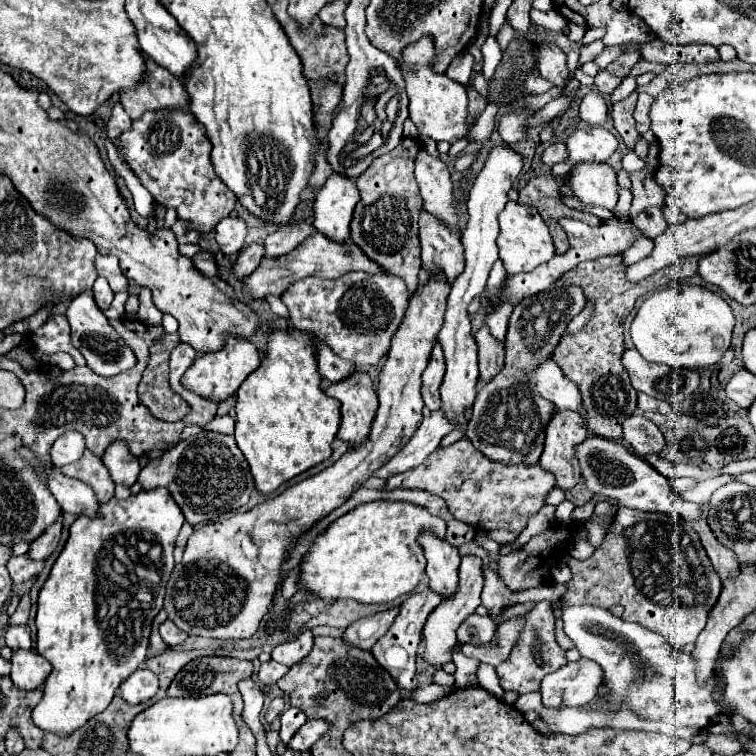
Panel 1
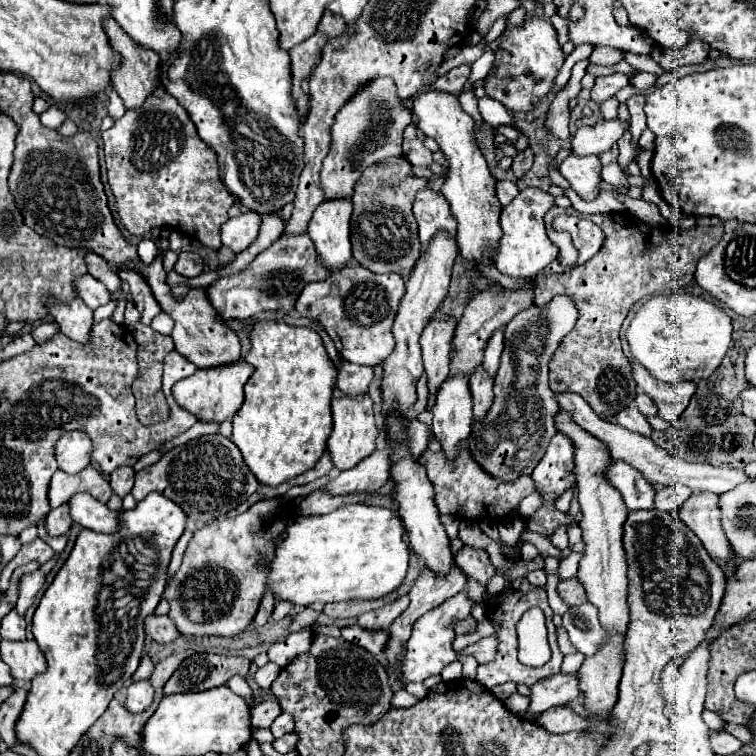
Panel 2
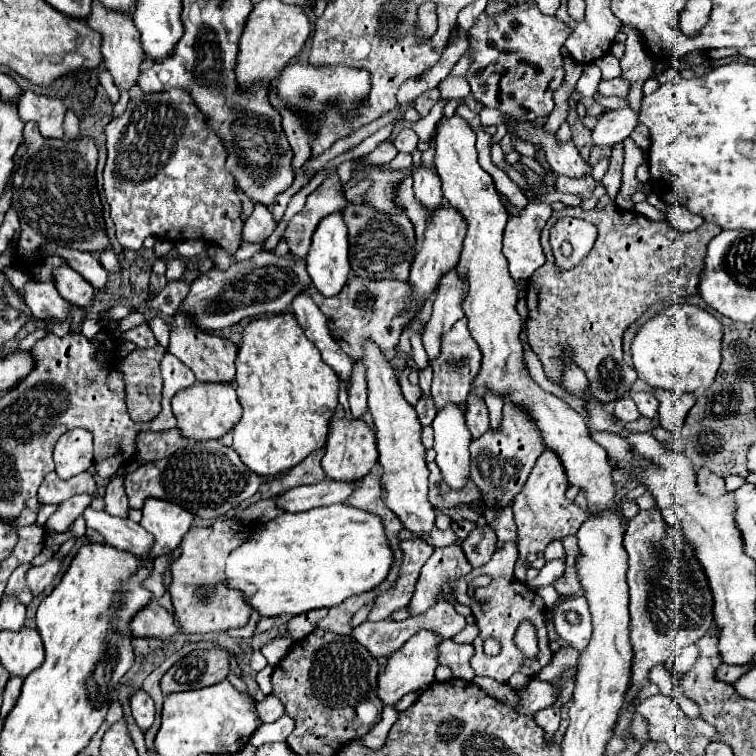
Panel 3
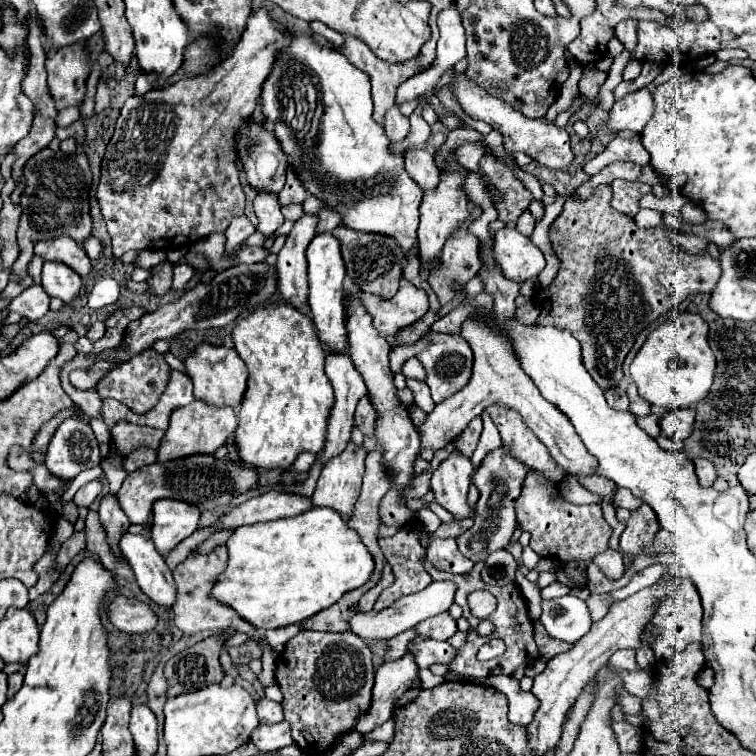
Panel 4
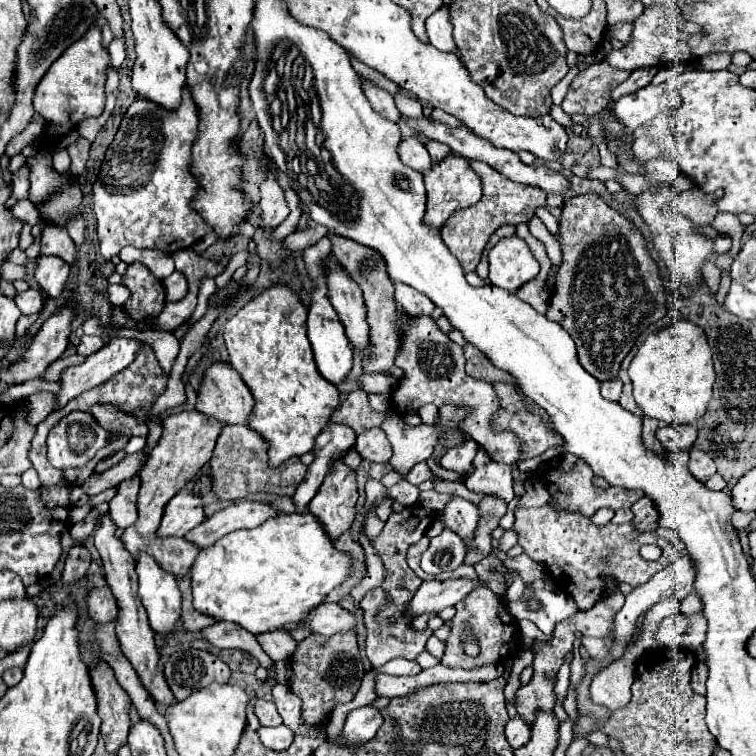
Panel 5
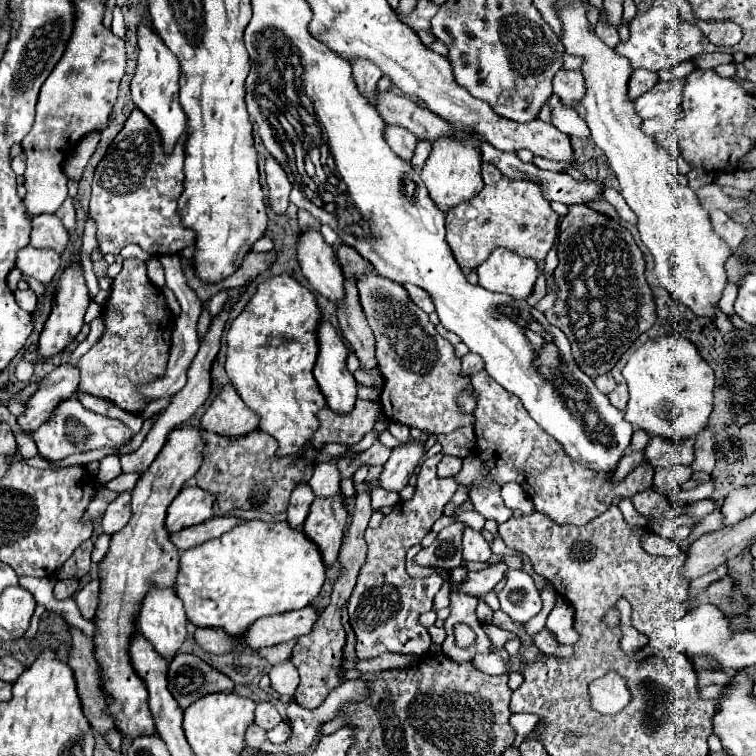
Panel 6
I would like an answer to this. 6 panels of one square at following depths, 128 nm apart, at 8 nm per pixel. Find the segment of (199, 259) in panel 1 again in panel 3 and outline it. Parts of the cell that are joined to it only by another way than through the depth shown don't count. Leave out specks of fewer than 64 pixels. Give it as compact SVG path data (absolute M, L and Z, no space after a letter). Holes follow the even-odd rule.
M170 258L166 260L166 280L168 282L174 282L178 280L186 270L186 264L180 260L180 258Z

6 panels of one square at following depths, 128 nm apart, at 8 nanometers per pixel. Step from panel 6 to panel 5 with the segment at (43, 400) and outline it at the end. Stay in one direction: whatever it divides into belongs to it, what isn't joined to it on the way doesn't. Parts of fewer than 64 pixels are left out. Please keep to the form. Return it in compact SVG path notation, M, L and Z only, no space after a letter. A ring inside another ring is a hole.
M112 338L108 346L100 348L92 356L88 356L82 364L62 370L62 374L60 374L62 390L56 394L54 410L64 408L72 398L102 384L104 380L112 378L114 374L122 372L134 360L136 348L140 348L140 346L142 344L138 340Z

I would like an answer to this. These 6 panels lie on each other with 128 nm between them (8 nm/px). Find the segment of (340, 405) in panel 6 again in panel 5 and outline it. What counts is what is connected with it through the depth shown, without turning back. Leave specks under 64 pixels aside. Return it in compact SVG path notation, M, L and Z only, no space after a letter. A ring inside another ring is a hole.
M324 236L320 242L316 242L314 246L306 248L304 250L304 260L306 260L306 266L308 266L308 272L310 272L310 278L314 280L314 294L312 294L312 306L308 310L308 340L314 348L314 362L316 362L316 368L320 372L322 378L326 378L330 384L334 386L340 386L350 368L352 368L352 346L344 334L344 326L342 322L338 320L338 314L334 312L328 296L326 296L326 286L324 286L324 272L322 272L322 260L324 256L330 256L332 254L332 244L330 244L330 238Z

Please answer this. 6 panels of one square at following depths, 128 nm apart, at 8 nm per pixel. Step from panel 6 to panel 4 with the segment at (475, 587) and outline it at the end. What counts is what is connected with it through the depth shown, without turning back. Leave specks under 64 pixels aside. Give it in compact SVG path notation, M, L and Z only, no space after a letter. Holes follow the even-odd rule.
M442 580L442 582L432 582L430 586L426 586L424 590L416 592L416 594L408 594L404 598L400 598L398 602L394 602L390 608L386 610L370 610L370 612L356 612L350 620L348 620L348 630L358 634L364 640L390 640L396 634L414 628L418 622L438 616L442 612L446 612L450 608L450 604L454 602L454 592L456 592L456 584L450 580Z

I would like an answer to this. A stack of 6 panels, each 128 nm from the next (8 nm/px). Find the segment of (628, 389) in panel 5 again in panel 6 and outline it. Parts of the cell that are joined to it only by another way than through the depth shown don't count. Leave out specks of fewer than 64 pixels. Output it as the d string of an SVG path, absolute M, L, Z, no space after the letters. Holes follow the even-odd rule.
M618 384L610 394L608 394L608 400L612 406L616 406L618 410L624 410L626 408L626 402L628 402L628 388L626 384Z

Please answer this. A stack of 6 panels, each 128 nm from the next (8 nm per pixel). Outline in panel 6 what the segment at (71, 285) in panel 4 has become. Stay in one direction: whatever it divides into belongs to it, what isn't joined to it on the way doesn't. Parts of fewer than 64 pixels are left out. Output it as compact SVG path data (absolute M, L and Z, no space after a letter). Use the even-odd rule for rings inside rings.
M26 248L18 252L18 262L16 266L30 278L36 278L42 284L48 284L58 266L60 266L60 254L56 250L36 250L36 248Z

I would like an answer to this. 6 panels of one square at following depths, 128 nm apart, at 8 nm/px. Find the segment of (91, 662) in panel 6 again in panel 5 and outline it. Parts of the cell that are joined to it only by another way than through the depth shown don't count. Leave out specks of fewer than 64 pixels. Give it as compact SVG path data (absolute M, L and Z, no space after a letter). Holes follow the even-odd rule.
M98 662L90 668L90 680L96 694L98 716L102 718L100 736L106 742L106 750L116 754L122 744L126 744L130 730L130 698L116 682L112 668L106 662Z

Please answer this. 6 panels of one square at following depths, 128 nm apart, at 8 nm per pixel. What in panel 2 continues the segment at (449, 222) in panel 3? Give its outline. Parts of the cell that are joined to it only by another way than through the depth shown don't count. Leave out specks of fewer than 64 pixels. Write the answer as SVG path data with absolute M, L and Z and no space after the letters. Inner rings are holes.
M438 232L432 238L432 242L424 248L424 252L420 254L420 258L412 270L412 276L406 280L406 292L400 300L398 314L394 320L396 348L384 360L384 378L382 378L382 412L384 414L392 408L394 402L398 404L398 410L402 414L406 414L408 408L412 408L412 404L416 402L416 382L418 382L420 374L424 372L418 338L420 338L420 332L424 330L424 324L428 324L428 320L438 310L438 306L442 304L442 300L448 292L456 256L458 256L456 240L448 232Z

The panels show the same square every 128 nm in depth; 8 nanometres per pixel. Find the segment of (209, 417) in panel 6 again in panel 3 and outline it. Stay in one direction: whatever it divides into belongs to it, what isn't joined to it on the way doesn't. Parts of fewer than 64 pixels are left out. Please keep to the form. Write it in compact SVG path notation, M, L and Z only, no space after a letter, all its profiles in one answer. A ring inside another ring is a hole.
M180 314L174 316L174 328L170 332L168 352L174 354L178 360L182 360L194 372L198 382L234 382L234 374L236 374L234 360L236 360L238 348L230 340L194 330L188 324L188 320L184 320L184 316Z

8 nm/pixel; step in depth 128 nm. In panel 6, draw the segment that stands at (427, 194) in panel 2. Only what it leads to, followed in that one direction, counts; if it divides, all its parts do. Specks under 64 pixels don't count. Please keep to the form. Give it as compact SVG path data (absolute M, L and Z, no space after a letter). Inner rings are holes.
M386 124L384 140L406 162L410 162L410 158L414 156L414 148L418 144L418 140L416 140L416 136L412 136L412 132L408 132L406 128L400 128L400 126L392 126L392 124Z

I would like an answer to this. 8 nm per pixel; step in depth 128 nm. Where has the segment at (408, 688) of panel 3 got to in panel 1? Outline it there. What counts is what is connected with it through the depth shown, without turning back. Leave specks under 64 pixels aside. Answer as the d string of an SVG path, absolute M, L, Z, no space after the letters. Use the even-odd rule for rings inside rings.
M464 556L462 564L460 564L460 582L458 582L458 590L448 596L446 600L442 600L434 612L426 618L426 624L422 628L422 652L420 658L424 662L428 662L430 666L444 666L446 662L450 662L450 650L454 648L456 640L456 630L458 626L470 616L474 614L474 610L480 606L480 592L482 592L482 584L484 584L484 574L482 574L482 560L476 556Z

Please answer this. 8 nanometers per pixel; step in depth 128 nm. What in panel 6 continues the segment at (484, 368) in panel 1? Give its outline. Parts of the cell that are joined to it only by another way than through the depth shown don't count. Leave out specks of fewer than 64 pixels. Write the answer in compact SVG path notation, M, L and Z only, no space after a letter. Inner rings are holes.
M444 456L440 462L438 462L438 478L448 478L448 476L456 476L462 468L462 460L460 458L454 458L454 456Z

